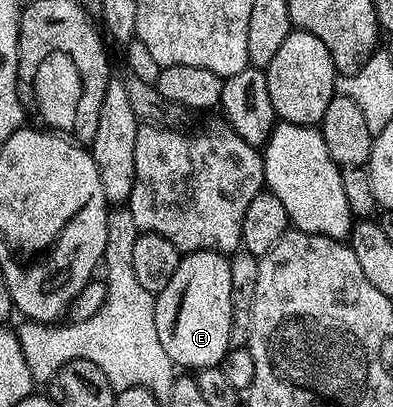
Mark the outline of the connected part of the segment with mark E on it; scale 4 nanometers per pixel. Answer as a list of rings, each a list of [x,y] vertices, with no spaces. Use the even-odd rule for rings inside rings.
[[[188,252],[177,266],[177,274],[169,281],[169,286],[155,296],[155,321],[157,338],[171,361],[183,370],[200,368],[218,368],[231,348],[231,279],[229,270],[231,261],[221,252]]]

